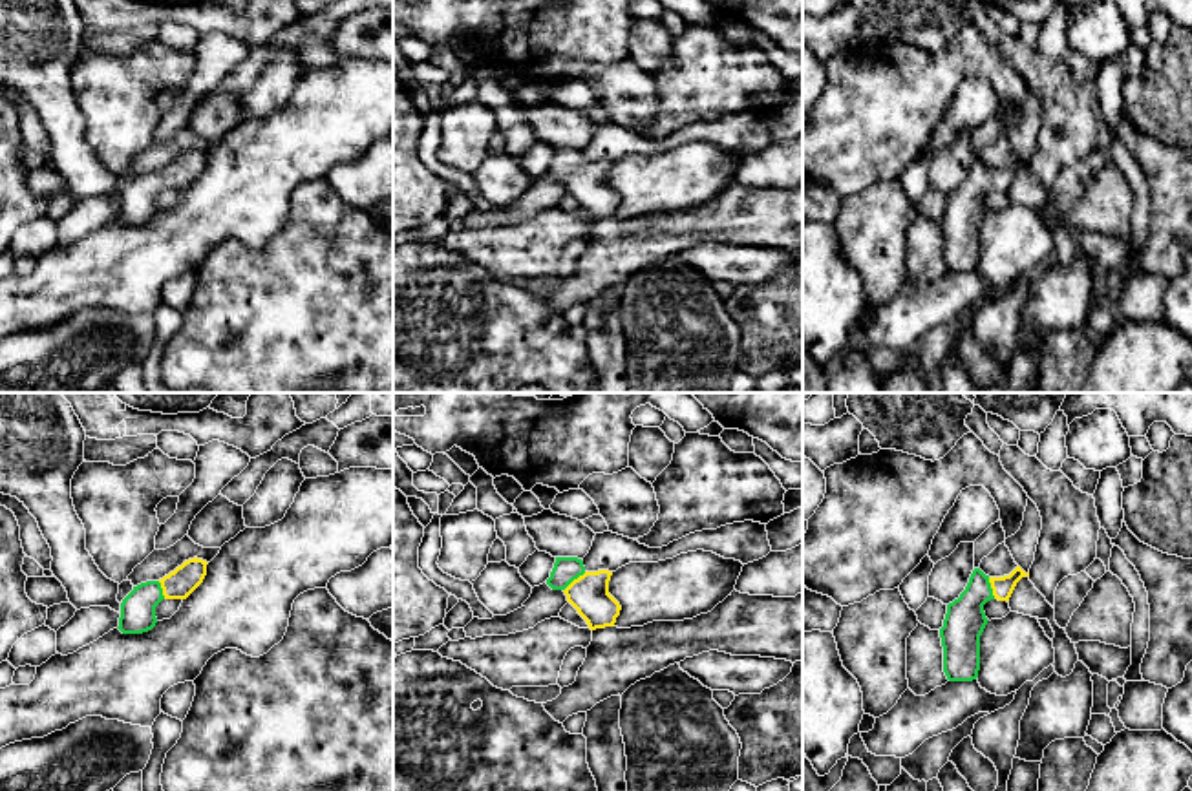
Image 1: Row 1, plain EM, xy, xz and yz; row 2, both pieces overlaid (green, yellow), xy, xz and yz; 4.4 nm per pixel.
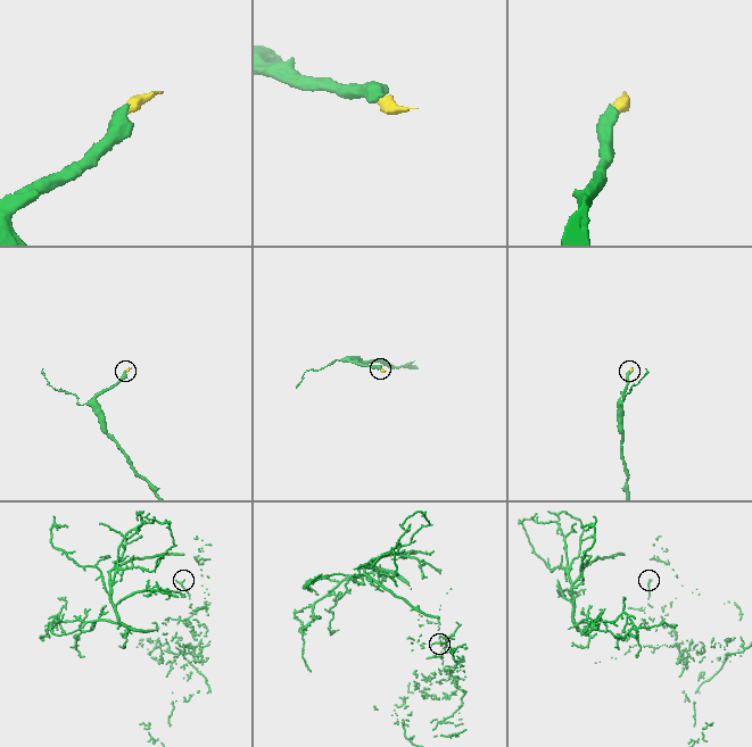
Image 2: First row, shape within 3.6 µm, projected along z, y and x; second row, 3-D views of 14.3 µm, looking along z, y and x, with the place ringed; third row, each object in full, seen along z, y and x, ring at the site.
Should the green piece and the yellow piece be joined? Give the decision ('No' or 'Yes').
Yes

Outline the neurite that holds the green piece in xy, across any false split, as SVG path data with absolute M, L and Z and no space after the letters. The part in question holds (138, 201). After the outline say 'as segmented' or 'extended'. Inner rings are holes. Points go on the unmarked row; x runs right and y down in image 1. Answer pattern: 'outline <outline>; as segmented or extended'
outline M188 150L159 172L146 172L122 190L119 221L122 225L143 225L155 217L155 197L163 190L186 190L205 170L207 152Z; extended

